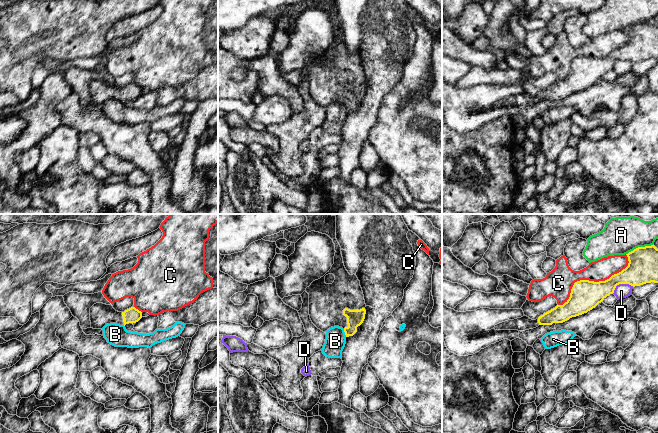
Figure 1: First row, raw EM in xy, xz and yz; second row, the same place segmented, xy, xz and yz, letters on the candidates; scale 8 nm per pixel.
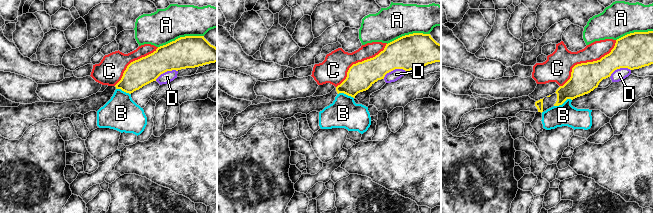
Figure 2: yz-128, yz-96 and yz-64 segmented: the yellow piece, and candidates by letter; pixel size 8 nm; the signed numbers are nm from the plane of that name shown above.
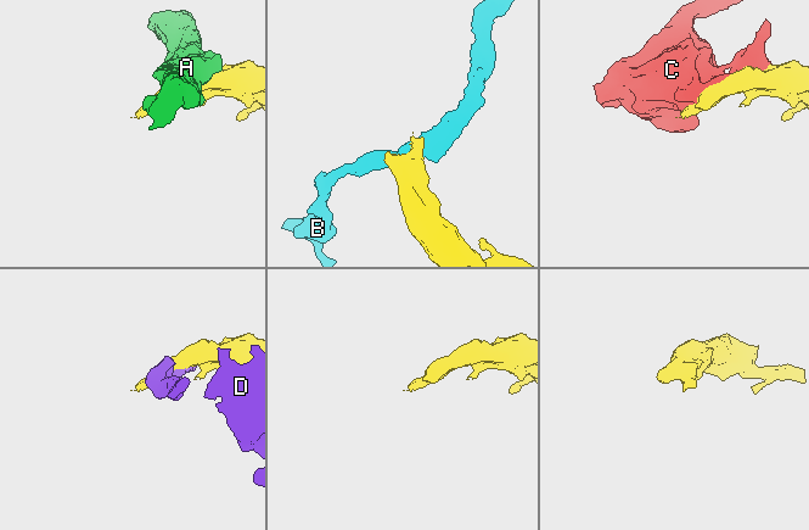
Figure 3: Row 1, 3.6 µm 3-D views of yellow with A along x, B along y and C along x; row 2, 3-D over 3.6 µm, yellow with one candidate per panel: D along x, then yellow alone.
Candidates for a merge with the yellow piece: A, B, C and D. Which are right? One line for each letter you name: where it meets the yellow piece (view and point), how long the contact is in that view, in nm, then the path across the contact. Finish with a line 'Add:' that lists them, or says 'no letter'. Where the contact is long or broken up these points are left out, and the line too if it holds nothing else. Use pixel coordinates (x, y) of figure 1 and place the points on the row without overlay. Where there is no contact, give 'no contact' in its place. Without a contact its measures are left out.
Add: no letter

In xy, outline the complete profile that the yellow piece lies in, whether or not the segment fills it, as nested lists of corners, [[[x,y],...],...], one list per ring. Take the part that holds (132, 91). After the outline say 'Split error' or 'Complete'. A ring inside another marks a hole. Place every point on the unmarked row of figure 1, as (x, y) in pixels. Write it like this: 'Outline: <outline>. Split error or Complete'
Outline: [[[96,79],[90,84],[91,104],[102,105],[106,100],[126,101],[136,99],[142,94],[142,88],[131,83],[124,88],[116,87],[112,80]]]. Split error

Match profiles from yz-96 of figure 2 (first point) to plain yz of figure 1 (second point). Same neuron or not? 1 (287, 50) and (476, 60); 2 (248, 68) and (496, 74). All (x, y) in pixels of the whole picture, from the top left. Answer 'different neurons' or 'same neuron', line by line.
1: different neurons
2: different neurons

